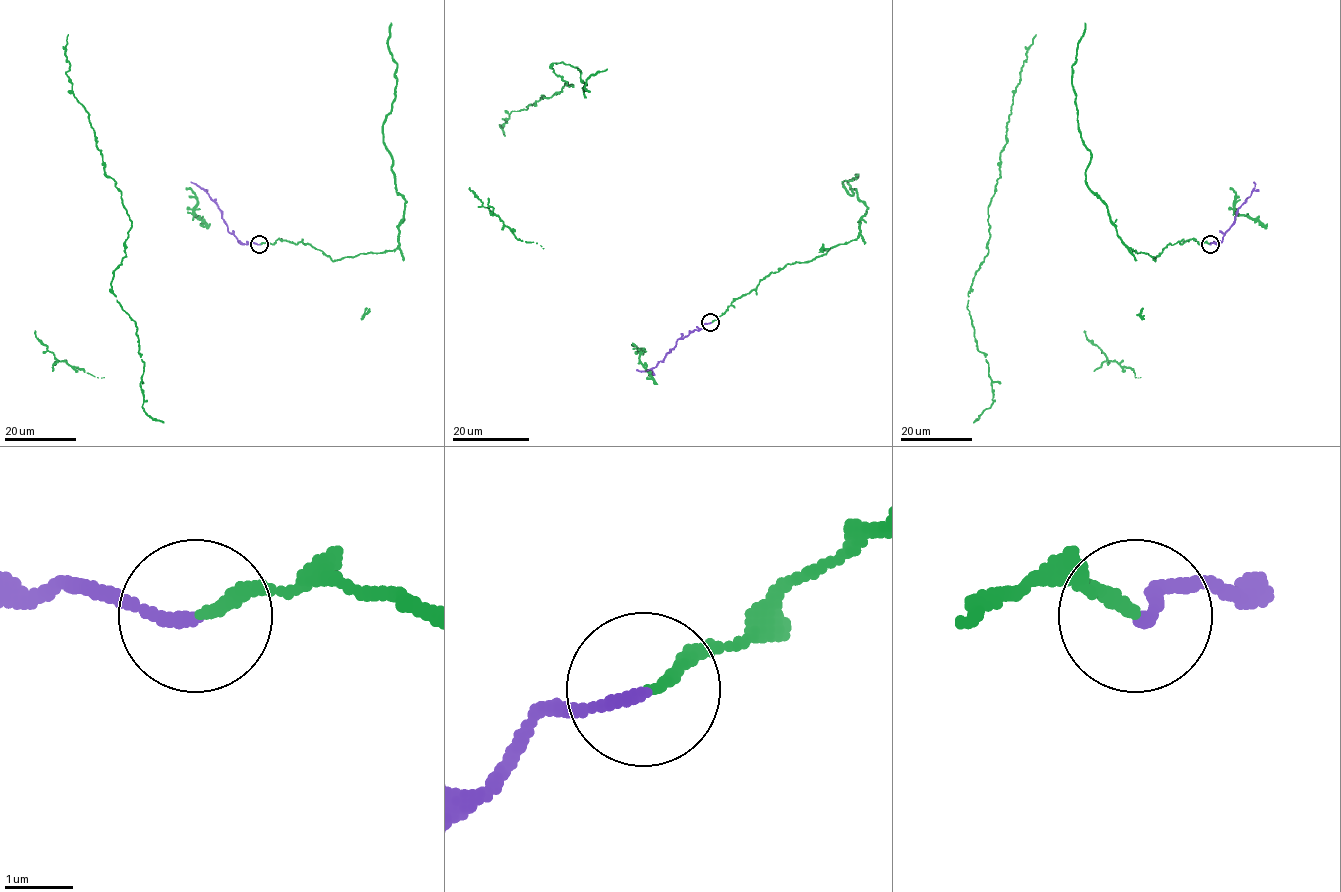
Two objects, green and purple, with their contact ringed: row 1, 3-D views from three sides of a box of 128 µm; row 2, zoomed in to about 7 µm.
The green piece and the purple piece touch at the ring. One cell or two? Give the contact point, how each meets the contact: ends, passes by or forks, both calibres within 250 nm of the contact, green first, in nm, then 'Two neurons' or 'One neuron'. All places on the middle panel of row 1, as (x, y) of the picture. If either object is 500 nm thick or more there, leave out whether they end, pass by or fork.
Place: (710, 322). At the ring green ends. At the ring purple ends. Thickness 170 nm (green) against 160 nm. One neuron

